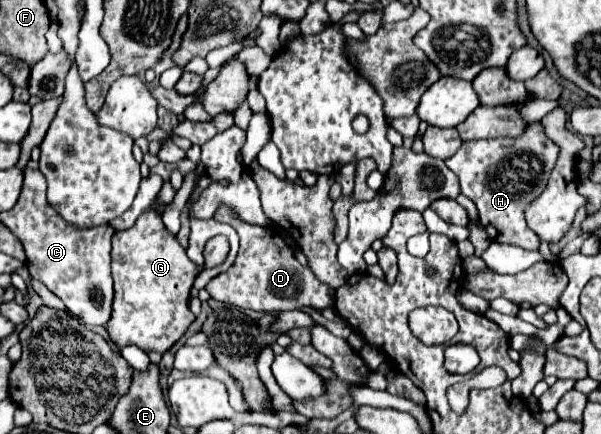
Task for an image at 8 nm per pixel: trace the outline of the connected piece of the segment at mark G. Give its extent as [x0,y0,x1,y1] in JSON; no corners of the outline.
[107,182,203,354]

